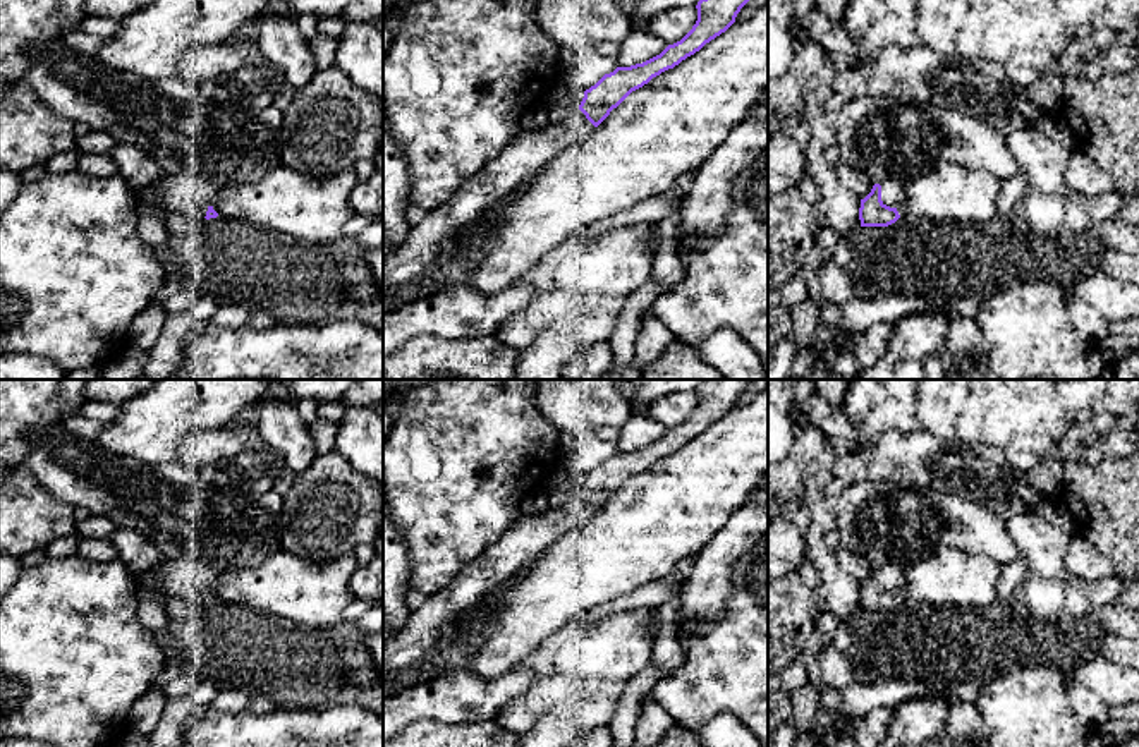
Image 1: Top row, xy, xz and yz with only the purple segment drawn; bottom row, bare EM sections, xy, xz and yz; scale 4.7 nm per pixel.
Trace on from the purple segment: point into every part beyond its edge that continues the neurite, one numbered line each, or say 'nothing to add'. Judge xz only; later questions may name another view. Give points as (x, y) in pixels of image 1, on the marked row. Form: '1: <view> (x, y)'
1: xz (531, 150)

